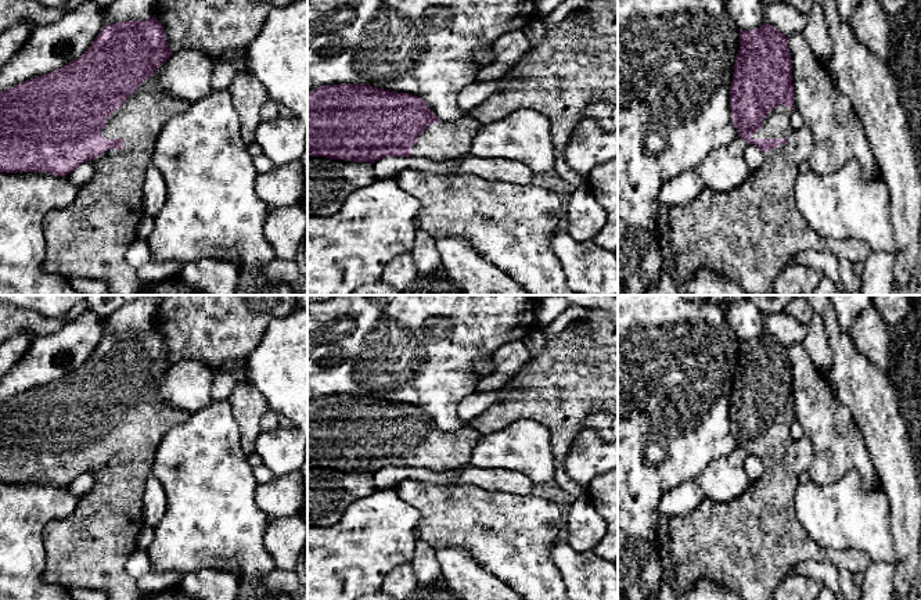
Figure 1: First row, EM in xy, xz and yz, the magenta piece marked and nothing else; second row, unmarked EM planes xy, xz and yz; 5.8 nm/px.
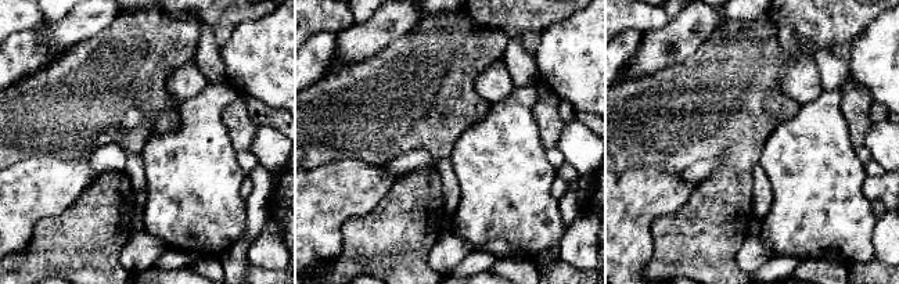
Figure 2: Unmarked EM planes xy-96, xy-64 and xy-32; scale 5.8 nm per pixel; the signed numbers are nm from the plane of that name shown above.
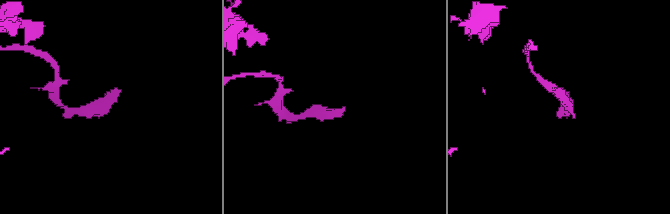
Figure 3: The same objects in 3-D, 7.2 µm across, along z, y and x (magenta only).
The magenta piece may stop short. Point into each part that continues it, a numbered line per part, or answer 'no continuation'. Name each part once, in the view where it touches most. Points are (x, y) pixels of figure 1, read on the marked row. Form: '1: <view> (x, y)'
1: xy (89, 239)

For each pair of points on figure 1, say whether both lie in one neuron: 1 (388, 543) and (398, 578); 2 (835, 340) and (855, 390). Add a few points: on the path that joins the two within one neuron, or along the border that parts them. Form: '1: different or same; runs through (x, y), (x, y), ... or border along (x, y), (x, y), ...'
1: different; border along (409, 561), (395, 566), (380, 585)
2: same; runs through (845, 352), (852, 377)

